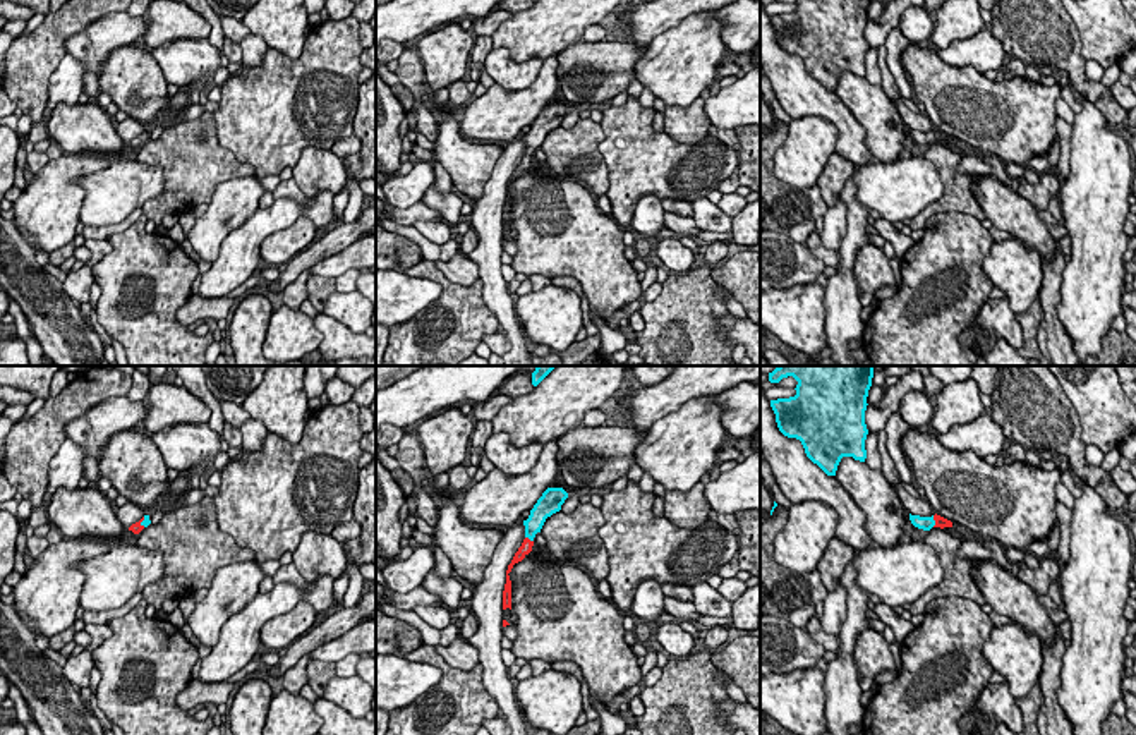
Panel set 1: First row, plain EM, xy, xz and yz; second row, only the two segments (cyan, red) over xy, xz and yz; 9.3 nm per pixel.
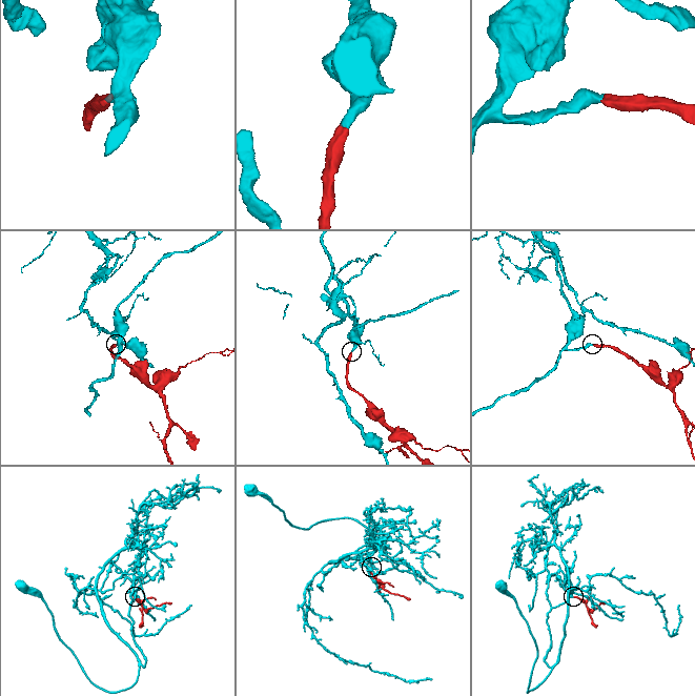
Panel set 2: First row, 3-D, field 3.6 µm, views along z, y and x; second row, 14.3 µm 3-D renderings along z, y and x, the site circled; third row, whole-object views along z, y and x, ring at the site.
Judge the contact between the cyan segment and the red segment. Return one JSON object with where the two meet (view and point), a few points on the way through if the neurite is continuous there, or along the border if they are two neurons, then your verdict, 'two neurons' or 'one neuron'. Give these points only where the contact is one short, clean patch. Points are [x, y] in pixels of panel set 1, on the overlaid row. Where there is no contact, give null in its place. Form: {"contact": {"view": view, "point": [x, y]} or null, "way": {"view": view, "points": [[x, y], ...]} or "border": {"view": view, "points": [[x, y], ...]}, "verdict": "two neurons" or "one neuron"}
{"contact": {"view": "yz", "point": [934, 521]}, "way": {"view": "yz", "points": [[922, 522], [934, 521], [941, 522]]}, "verdict": "one neuron"}

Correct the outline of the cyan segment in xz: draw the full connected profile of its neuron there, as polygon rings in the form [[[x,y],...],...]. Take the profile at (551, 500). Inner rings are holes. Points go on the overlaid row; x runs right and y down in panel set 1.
[[[547,488],[542,493],[542,496],[537,500],[534,508],[530,510],[529,519],[523,520],[525,539],[518,548],[518,551],[515,553],[506,570],[506,584],[503,591],[503,610],[506,608],[511,610],[511,580],[508,574],[511,572],[515,563],[522,562],[532,551],[535,534],[541,532],[547,517],[561,510],[561,505],[565,503],[566,498],[568,498],[568,493],[563,488]]]

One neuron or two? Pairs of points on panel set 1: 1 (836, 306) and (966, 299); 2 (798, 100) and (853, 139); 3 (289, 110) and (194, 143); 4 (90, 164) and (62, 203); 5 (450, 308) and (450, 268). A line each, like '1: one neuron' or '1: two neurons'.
1: two neurons
2: one neuron
3: two neurons
4: one neuron
5: two neurons

